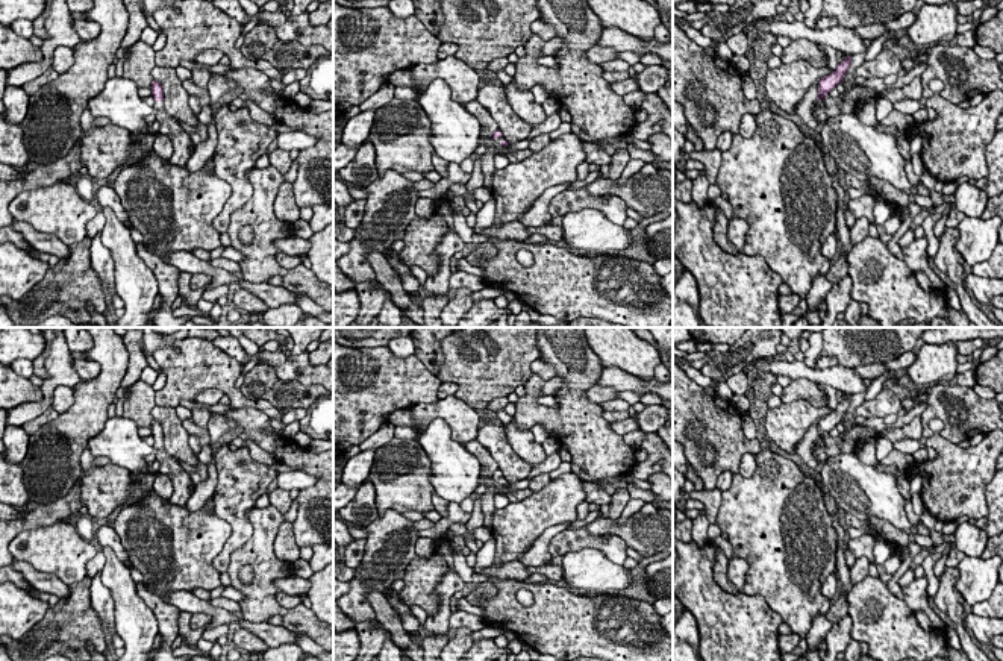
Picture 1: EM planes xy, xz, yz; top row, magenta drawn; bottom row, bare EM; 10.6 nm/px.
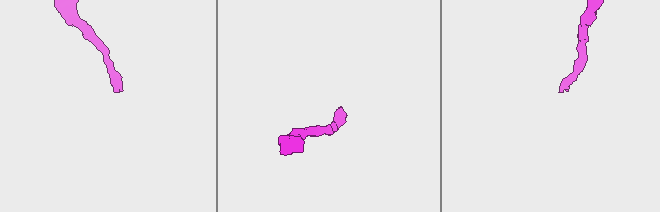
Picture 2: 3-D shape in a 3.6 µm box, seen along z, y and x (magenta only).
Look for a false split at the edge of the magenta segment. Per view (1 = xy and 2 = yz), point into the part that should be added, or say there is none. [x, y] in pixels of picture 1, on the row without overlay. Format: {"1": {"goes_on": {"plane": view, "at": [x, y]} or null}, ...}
{"1": {"goes_on": null}, "2": {"goes_on": null}}

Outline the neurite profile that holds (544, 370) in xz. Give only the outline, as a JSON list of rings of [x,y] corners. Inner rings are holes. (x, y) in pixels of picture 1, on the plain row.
[[[535,359],[530,364],[530,371],[532,371],[532,374],[538,374],[539,377],[542,377],[545,381],[553,379],[556,376],[556,370],[550,364],[547,364],[541,359]]]

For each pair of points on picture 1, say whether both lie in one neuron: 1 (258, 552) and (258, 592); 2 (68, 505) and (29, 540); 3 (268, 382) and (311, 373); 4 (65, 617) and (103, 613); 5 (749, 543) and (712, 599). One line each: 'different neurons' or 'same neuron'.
1: same neuron
2: different neurons
3: different neurons
4: different neurons
5: different neurons

